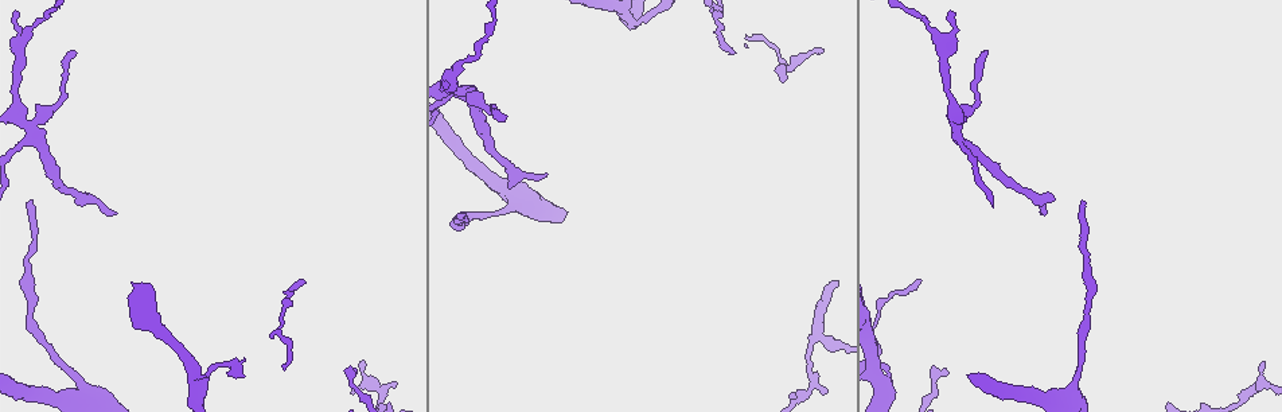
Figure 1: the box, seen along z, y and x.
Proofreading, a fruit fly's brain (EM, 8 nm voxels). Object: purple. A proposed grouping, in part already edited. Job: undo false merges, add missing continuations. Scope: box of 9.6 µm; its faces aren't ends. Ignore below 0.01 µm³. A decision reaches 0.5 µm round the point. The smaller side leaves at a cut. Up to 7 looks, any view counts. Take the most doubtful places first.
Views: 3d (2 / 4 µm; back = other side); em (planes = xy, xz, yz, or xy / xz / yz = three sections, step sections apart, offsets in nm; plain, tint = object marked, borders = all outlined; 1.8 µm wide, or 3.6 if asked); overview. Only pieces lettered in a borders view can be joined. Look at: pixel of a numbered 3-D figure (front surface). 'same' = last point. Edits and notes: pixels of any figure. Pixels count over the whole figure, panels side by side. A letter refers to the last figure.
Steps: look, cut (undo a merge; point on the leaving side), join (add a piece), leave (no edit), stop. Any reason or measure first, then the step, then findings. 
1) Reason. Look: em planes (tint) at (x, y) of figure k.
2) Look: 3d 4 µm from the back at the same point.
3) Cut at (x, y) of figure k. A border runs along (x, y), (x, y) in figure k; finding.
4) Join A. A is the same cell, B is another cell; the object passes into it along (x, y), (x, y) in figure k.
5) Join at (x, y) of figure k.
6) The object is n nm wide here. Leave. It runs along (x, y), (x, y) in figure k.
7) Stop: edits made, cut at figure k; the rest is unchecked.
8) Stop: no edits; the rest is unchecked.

End of a long branch. Look: em 3.6 µm xy step 8 (tint) at (545, 172) of figure 1.

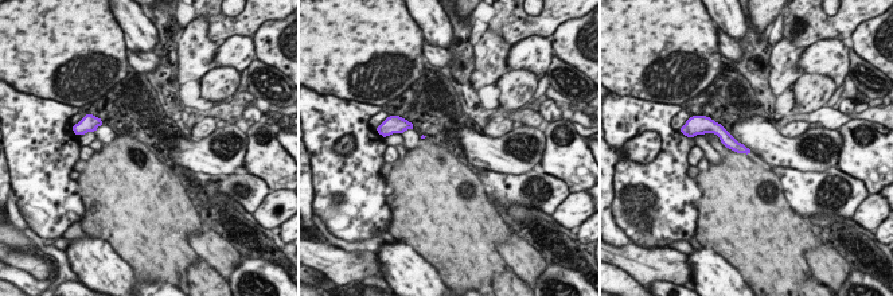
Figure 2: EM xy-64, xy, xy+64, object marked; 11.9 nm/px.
Another direction. Look: em 3.6 µm xz step 16 (borders) at the same point.

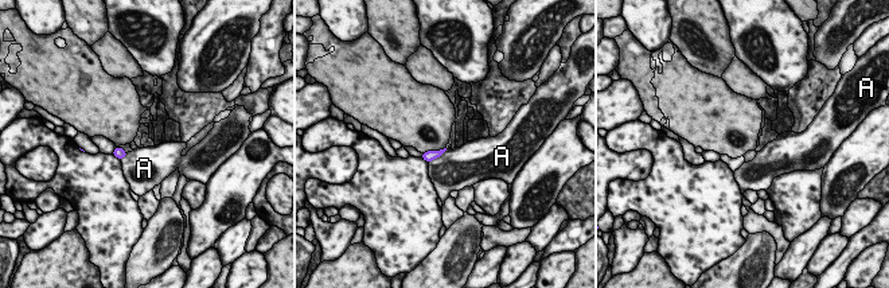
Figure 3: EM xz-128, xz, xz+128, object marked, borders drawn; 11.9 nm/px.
The object is 100 nm wide here. Leave. A is another cell; a border runs along (447, 150), (428, 162) in figure 3; no lettered piece goes on from it.

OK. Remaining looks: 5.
Four or more arms meet. Look: em xy step 16 (tint) at (23, 119) of figure 1.

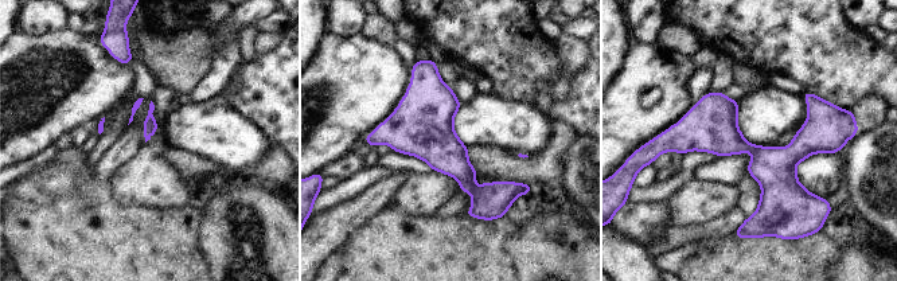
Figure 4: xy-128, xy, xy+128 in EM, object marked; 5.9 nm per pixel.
Another direction. Look: em planes (tint) at the same point.

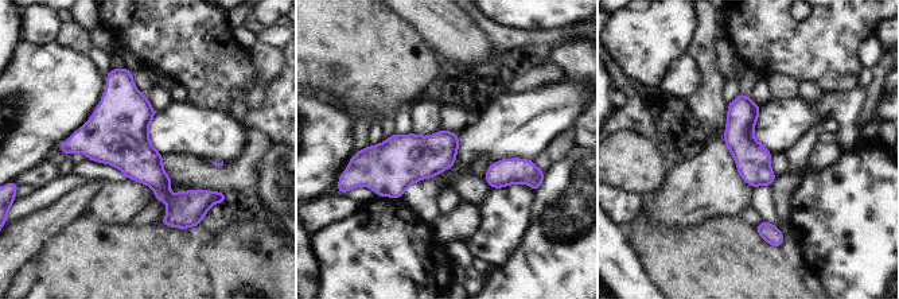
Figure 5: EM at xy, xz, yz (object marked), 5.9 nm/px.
Look: em planes (borders) at the same point.

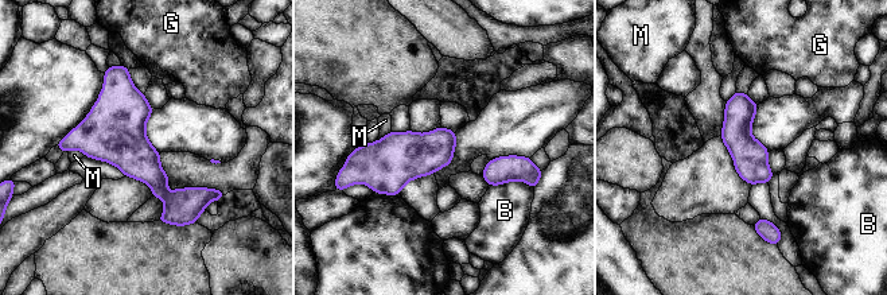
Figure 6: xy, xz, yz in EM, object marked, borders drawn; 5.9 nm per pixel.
The object is 220 nm wide here. Leave. B, G and M are other cells; it runs along (738, 94), (738, 140), (766, 179) in figure 6; one neuron here.

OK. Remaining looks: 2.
Branch stops here. Look: 3d 2 µm from the back at (33, 201) of figure 1.

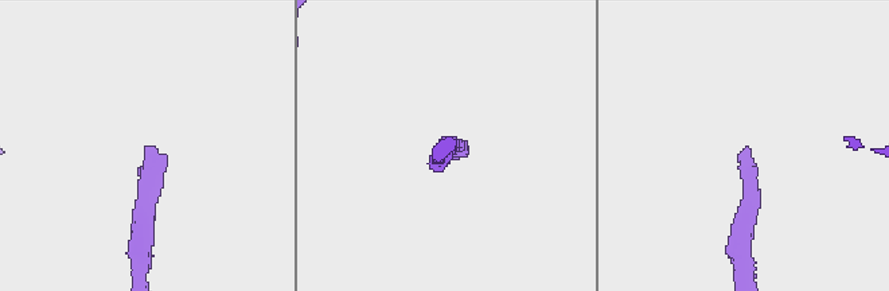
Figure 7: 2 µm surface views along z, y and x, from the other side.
Look: em 3.6 µm planes (borders) at (748, 148) of figure 7.

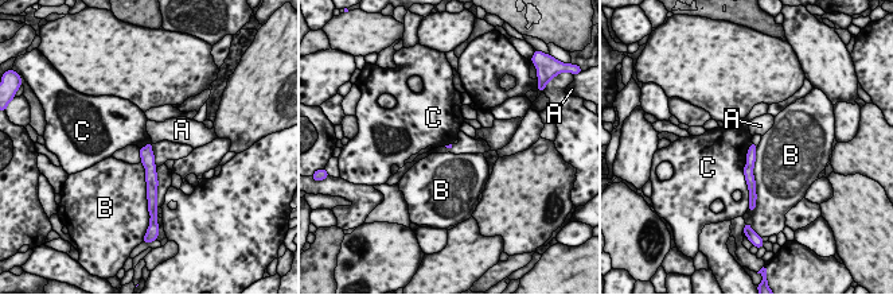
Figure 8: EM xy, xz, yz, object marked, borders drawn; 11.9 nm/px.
Leave. A, B and C are other cells; no lettered piece goes on from it.

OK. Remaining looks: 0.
Stop: no edits; the rest is unchecked.

